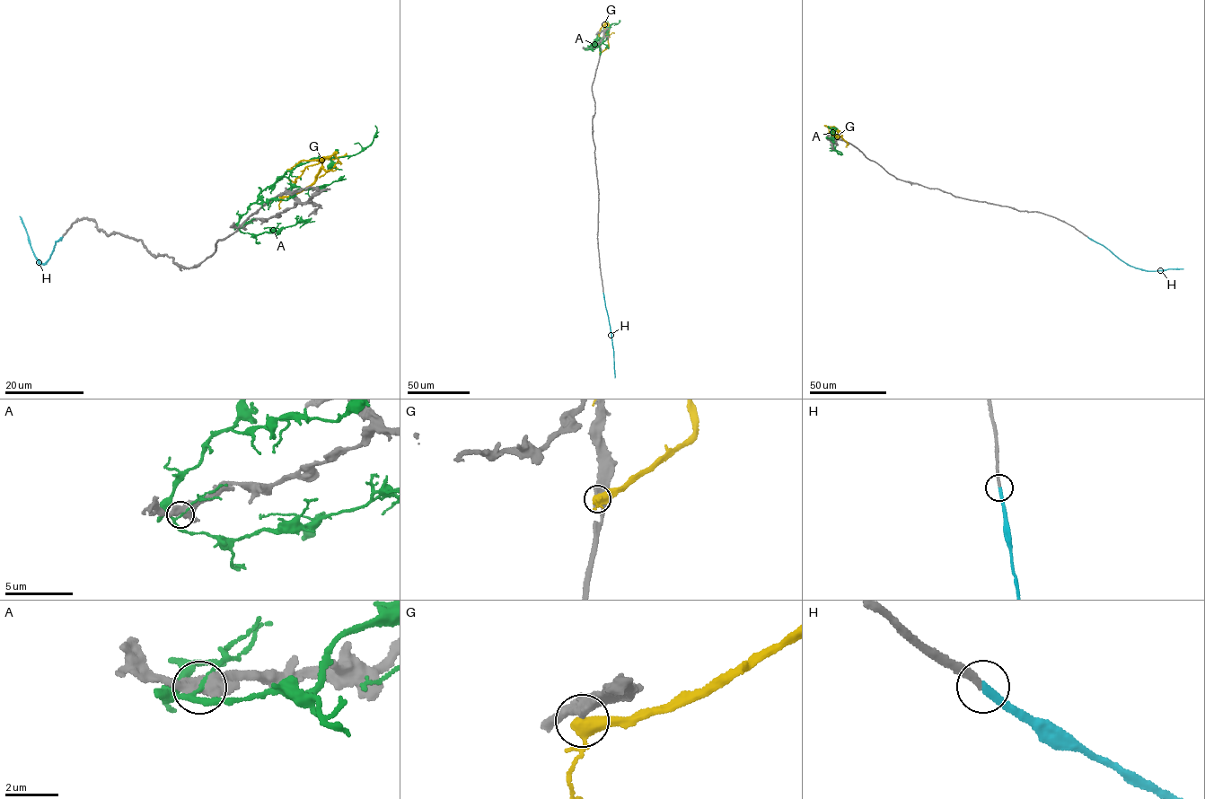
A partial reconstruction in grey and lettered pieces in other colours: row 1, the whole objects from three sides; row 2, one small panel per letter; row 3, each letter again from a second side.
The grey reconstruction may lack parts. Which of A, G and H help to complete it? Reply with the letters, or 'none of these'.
H

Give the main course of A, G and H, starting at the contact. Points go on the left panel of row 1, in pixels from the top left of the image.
A: (241, 227), (237, 225), (239, 220), (262, 189), (285, 172), (312, 159), (360, 153), (372, 143), (374, 125)
G: (280, 197), (300, 192), (315, 180), (323, 160), (320, 159), (328, 157), (305, 167), (295, 182), (288, 180)
H: (62, 236), (55, 241), (48, 259), (40, 264), (20, 216)

